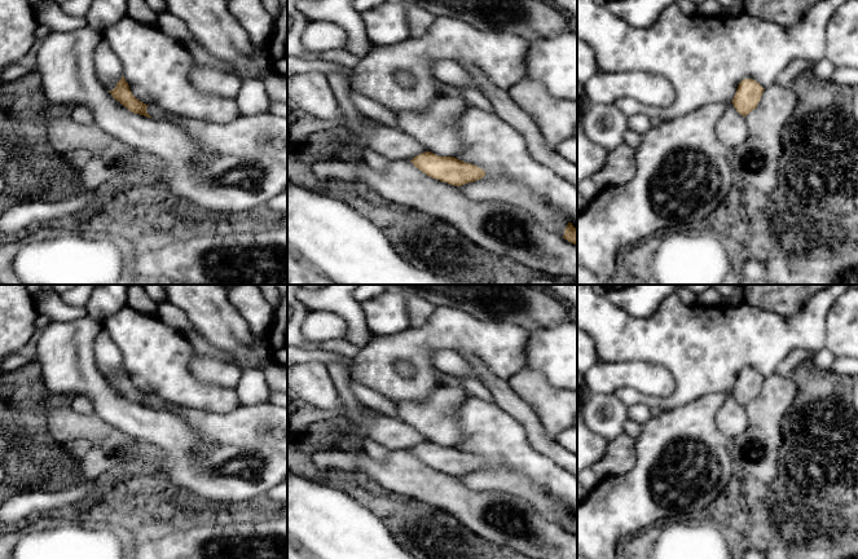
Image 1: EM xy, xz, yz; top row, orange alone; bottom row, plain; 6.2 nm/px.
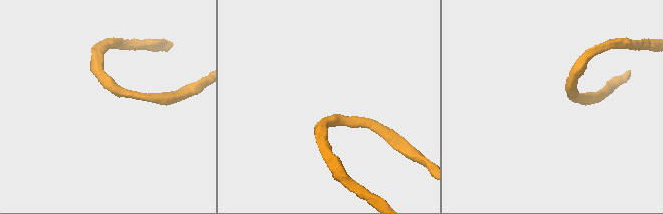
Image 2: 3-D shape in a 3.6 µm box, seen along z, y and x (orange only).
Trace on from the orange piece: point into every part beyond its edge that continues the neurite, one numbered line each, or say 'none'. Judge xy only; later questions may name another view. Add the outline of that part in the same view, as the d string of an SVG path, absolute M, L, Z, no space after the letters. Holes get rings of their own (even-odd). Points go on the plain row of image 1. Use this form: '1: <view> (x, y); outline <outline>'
1: xy (65, 351); outline M84 316L66 322L50 322L41 330L36 342L36 353L45 388L53 395L87 396L92 401L93 411L106 423L155 449L194 452L202 436L185 421L168 411L129 401L102 375L94 358L94 339L101 327L102 323Z

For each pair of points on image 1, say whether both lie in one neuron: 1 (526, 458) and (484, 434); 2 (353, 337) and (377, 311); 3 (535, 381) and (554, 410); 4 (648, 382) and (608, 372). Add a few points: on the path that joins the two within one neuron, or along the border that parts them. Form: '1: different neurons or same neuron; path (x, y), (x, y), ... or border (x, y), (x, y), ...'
1: same neuron; path (515, 458), (494, 438)
2: different neurons; border (360, 303), (365, 324), (369, 329)
3: same neuron; path (535, 388), (548, 403)
4: same neuron; path (638, 375), (619, 374)

